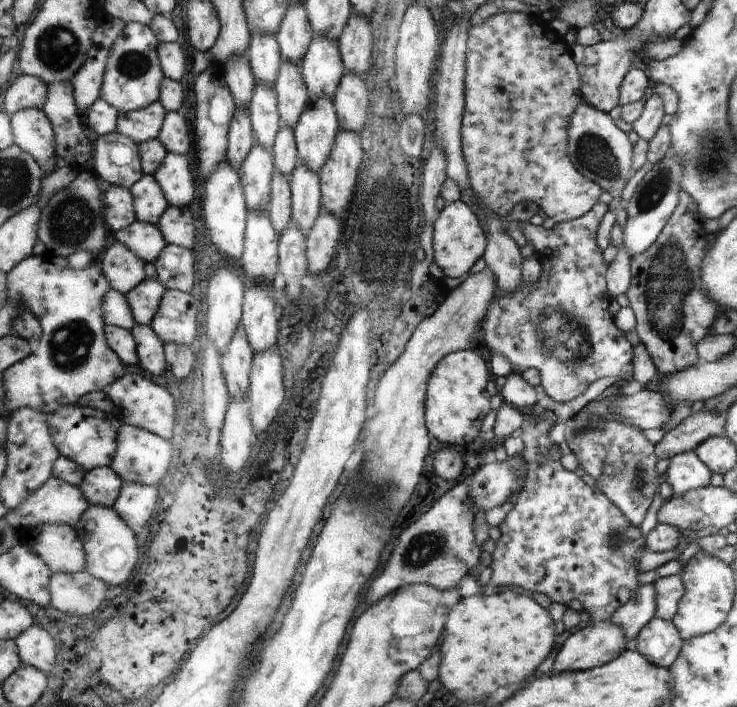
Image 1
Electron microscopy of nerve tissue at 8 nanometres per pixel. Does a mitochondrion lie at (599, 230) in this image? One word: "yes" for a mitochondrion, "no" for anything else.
no

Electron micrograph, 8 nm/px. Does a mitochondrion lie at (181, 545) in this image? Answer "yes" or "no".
no

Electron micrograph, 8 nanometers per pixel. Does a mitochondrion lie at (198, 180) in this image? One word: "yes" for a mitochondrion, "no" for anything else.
no

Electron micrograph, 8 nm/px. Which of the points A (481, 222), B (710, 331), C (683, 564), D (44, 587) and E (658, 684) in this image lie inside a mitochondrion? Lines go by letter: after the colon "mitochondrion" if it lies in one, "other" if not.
A: other
B: other
C: other
D: other
E: other

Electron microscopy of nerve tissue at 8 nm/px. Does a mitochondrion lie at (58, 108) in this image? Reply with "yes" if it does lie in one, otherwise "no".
no

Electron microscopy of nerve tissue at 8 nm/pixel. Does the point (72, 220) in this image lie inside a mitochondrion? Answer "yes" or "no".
yes

